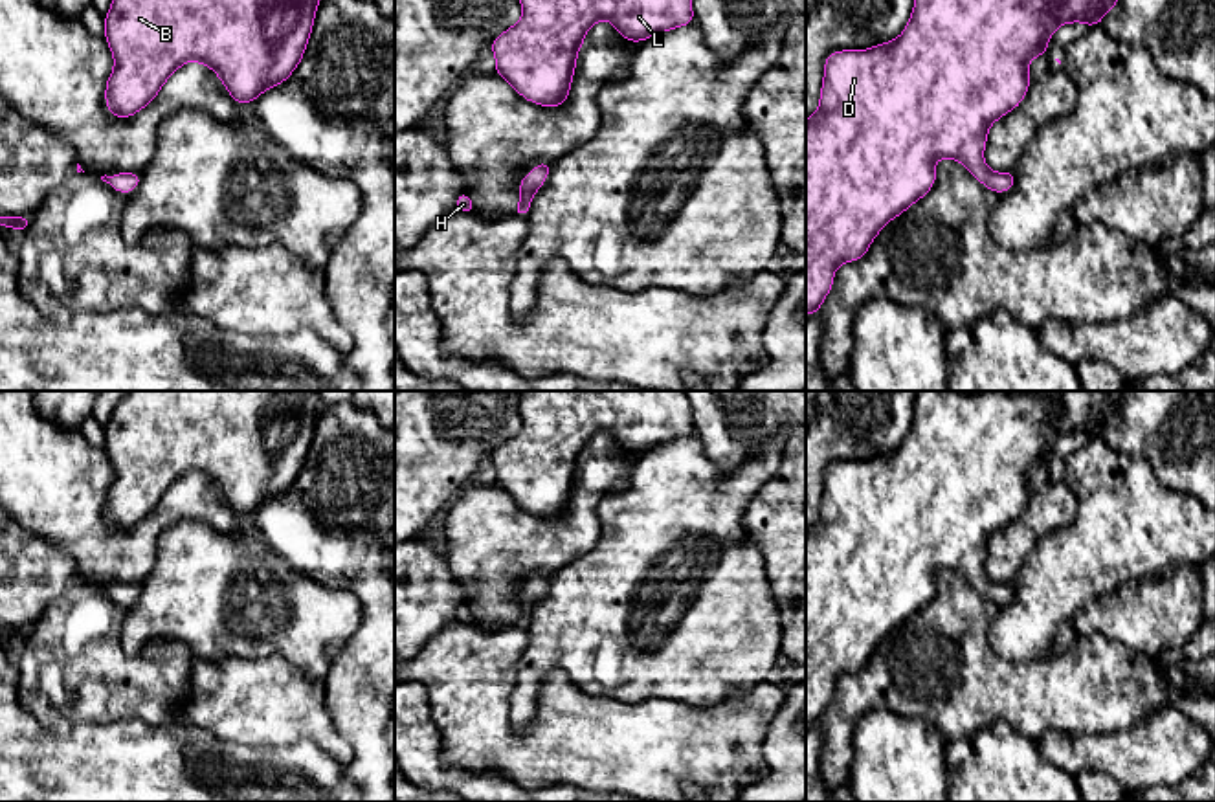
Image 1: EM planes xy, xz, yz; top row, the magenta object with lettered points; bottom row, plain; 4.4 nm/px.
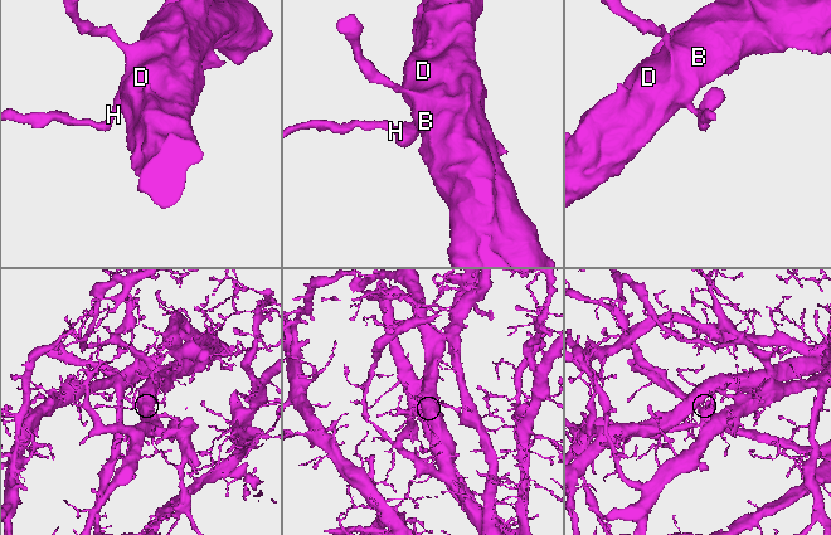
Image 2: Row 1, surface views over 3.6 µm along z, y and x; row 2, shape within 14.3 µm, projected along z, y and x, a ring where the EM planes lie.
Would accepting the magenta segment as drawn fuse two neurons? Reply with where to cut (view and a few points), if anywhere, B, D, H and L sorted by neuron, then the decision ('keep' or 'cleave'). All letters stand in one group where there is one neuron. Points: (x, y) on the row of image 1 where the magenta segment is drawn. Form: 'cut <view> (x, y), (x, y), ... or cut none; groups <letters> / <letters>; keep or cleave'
cut none; groups B D H L; keep

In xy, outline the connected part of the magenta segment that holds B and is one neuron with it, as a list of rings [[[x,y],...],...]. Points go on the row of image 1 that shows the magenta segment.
[[[112,0],[105,39],[114,57],[108,112],[127,119],[143,110],[185,62],[211,68],[228,94],[248,105],[284,83],[301,62],[319,0]]]

